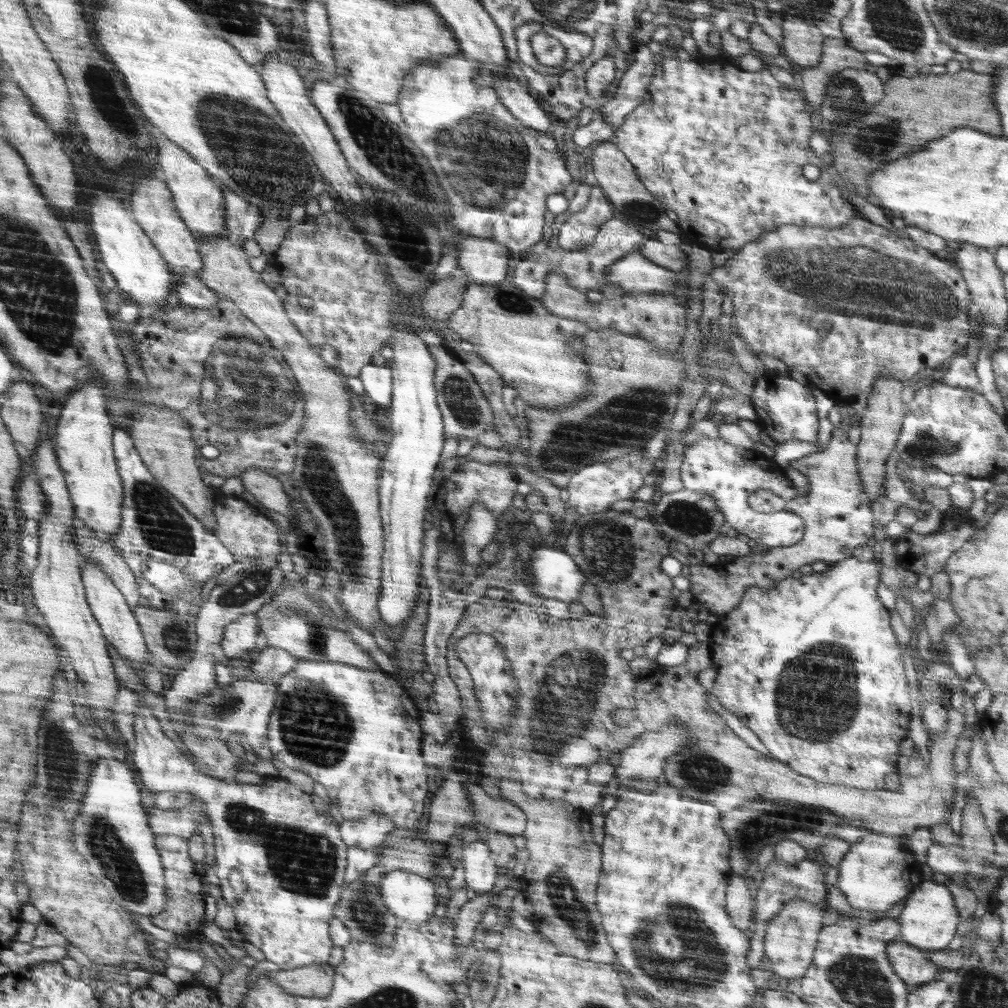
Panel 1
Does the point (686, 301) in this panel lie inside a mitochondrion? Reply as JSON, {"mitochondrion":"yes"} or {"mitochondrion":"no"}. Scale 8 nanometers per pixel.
{"mitochondrion":"no"}

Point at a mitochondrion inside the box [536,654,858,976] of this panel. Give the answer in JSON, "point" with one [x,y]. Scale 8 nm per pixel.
{"point":[572,907]}

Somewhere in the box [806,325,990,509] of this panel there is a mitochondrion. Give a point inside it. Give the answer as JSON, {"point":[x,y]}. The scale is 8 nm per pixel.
{"point":[926,446]}

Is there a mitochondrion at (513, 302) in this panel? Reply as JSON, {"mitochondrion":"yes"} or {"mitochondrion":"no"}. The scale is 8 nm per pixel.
{"mitochondrion":"yes"}

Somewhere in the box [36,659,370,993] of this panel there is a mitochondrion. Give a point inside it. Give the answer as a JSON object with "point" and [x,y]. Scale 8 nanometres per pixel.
{"point":[305,863]}

